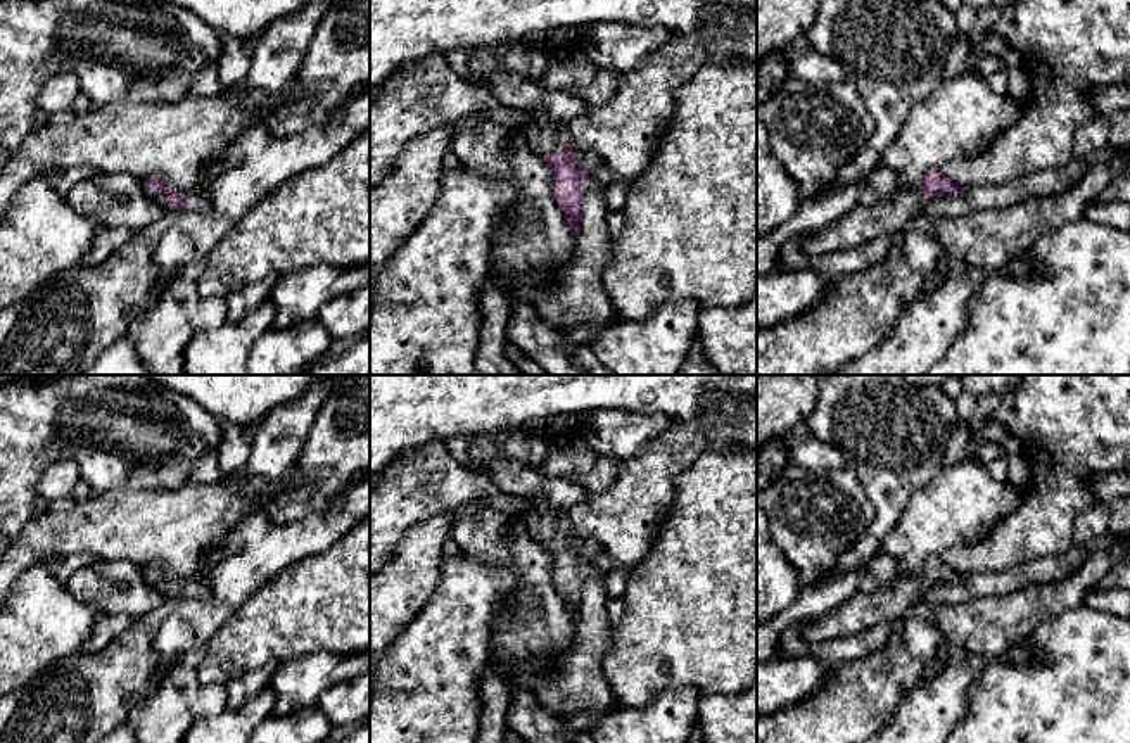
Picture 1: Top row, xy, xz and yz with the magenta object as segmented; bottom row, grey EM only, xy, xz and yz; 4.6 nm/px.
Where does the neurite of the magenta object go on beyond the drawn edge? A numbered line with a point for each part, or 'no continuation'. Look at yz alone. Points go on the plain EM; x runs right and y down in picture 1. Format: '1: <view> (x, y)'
1: yz (863, 610)

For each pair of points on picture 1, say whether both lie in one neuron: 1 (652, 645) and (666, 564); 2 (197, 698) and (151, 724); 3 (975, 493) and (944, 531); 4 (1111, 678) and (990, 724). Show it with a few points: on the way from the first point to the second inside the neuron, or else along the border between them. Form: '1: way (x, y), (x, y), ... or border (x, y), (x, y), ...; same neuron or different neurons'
1: way (666, 624), (666, 584); same neuron
2: way (185, 698), (163, 717); same neuron
3: way (966, 501), (945, 522); same neuron
4: way (1082, 707), (1070, 719), (1020, 724); same neuron

